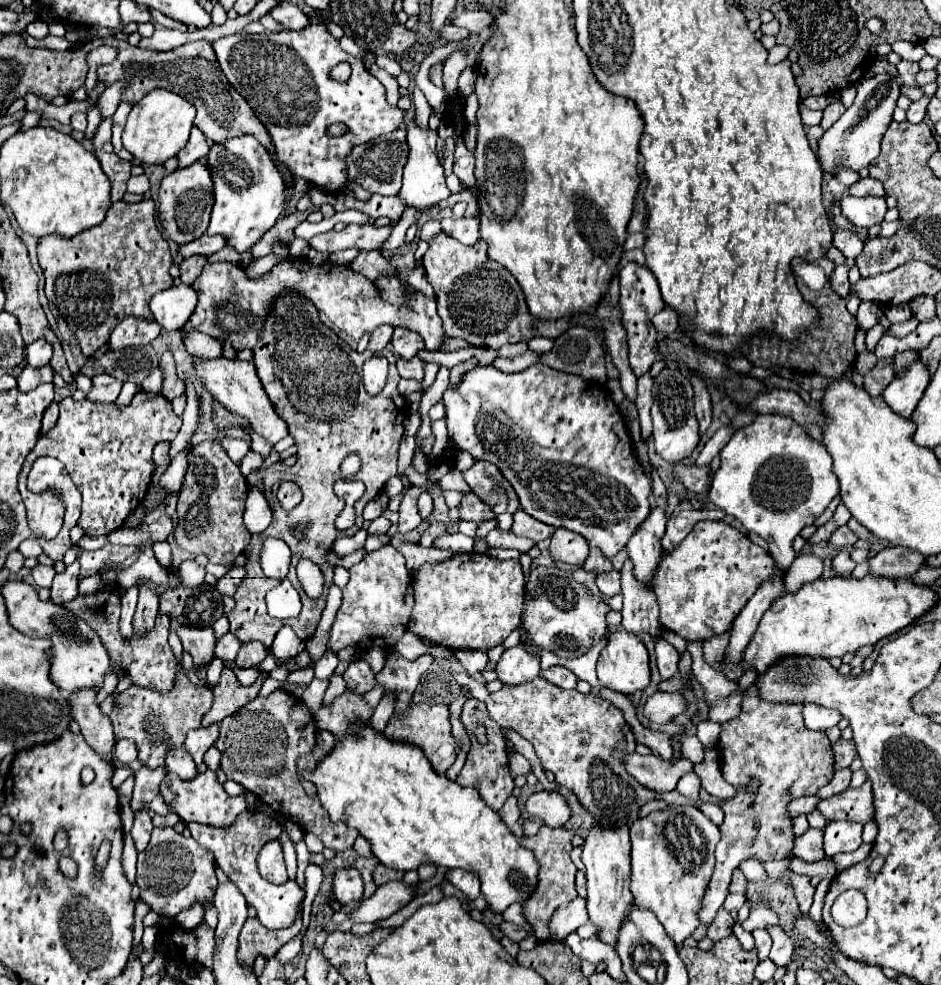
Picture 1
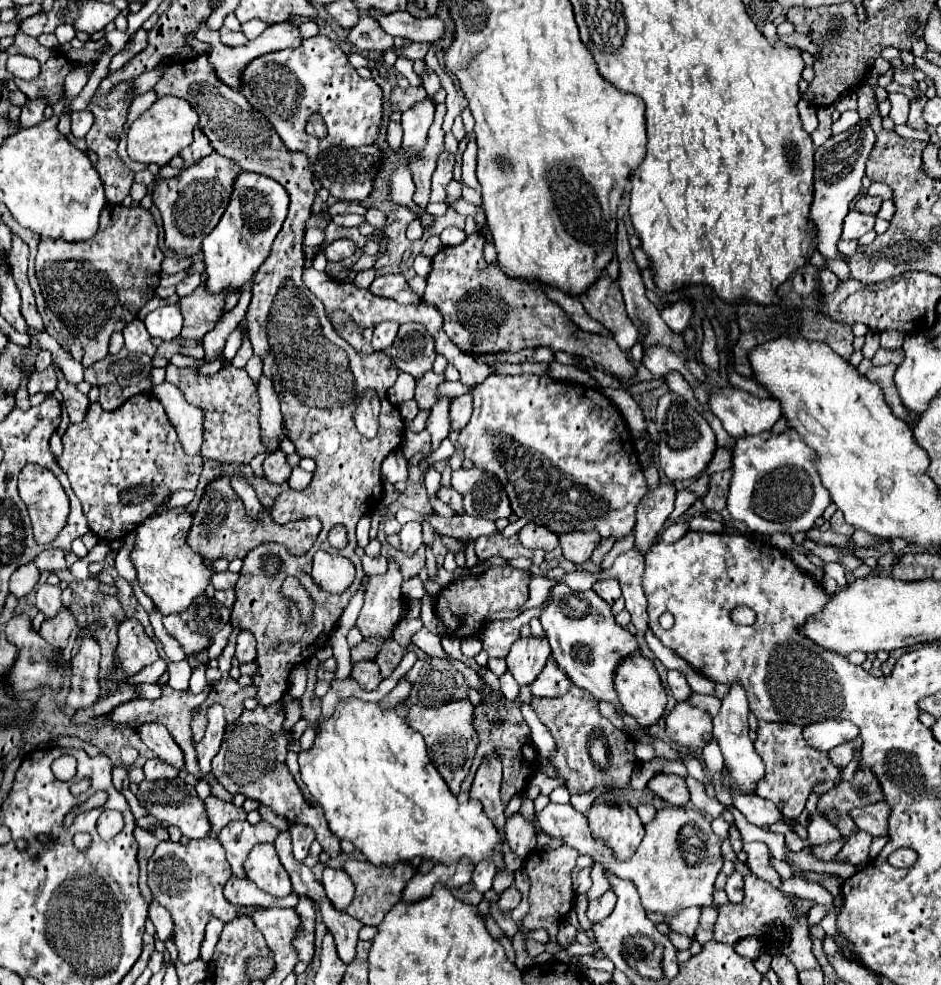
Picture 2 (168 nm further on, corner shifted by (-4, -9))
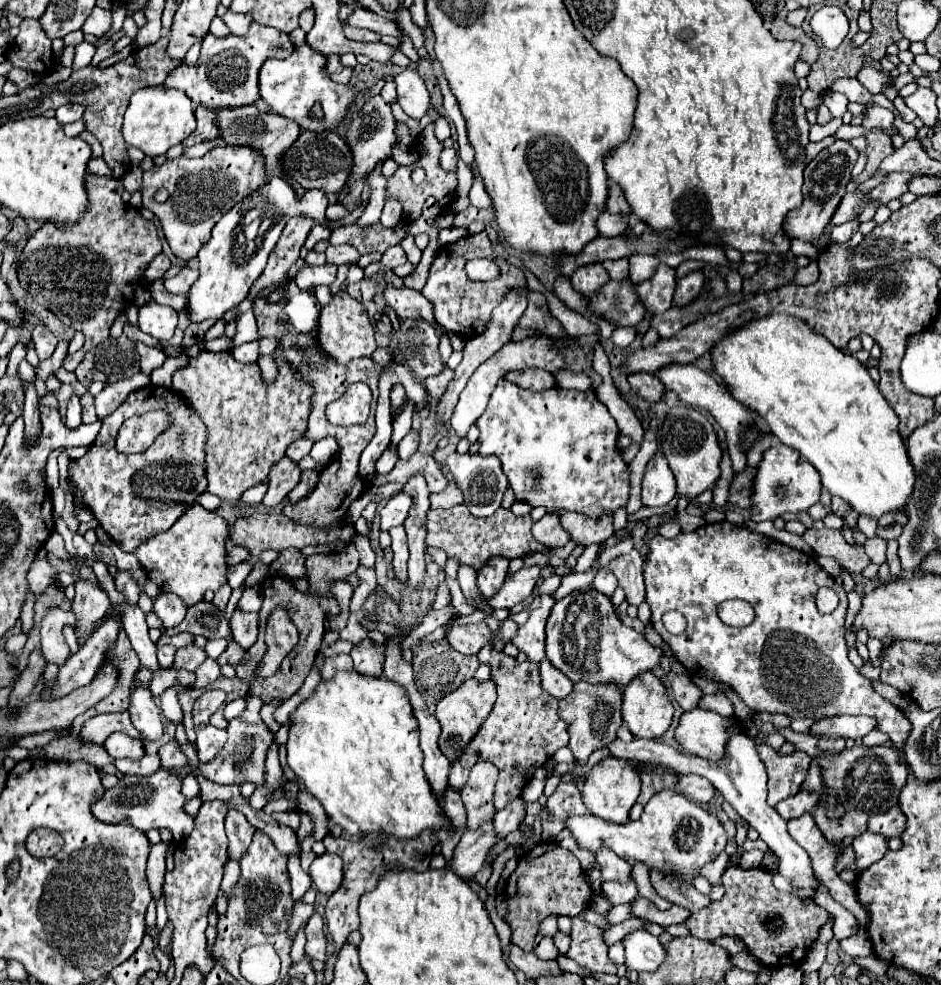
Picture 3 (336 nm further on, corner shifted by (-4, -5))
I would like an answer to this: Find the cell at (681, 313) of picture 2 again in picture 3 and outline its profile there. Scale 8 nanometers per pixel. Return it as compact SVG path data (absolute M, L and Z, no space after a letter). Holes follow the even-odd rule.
M691 271L691 273L687 273L685 277L681 277L677 281L677 291L675 291L675 297L673 297L673 305L675 307L687 305L691 299L695 299L701 293L703 285L705 285L703 271Z

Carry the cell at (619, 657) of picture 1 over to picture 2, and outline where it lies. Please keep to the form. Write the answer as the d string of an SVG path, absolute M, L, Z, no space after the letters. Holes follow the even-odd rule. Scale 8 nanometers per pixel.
M633 653L633 655L625 657L615 667L613 687L615 687L617 695L619 695L619 703L623 705L625 713L633 715L643 727L653 725L663 715L663 709L667 705L667 693L665 693L665 689L661 685L661 679L659 679L659 673L657 673L653 661L643 657L641 653Z

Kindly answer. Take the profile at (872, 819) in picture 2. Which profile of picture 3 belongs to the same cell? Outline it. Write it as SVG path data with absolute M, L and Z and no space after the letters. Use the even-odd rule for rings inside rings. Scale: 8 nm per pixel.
M891 807L887 813L881 815L873 815L873 819L869 819L869 831L879 833L883 837L901 837L901 833L905 831L905 815L901 811L901 807Z

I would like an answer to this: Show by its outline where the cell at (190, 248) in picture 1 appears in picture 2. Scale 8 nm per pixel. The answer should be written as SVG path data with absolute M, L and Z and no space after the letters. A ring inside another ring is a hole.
M167 257L165 263L161 265L161 273L179 273L179 271L189 271L189 267L193 265L191 257L185 259L177 259L177 257Z

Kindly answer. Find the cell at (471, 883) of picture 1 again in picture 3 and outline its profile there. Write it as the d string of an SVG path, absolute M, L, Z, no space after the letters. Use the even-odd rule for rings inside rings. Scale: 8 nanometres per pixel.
M515 797L511 799L501 811L497 811L495 815L495 831L499 835L499 839L505 839L507 833L519 829L519 823L525 817L525 801L523 797Z

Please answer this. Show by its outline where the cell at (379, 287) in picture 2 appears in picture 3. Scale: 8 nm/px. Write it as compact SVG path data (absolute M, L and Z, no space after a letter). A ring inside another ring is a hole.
M387 287L385 289L385 297L391 305L391 309L397 313L399 319L421 319L429 325L433 325L435 329L439 327L433 319L433 305L415 289L409 289L409 287Z

